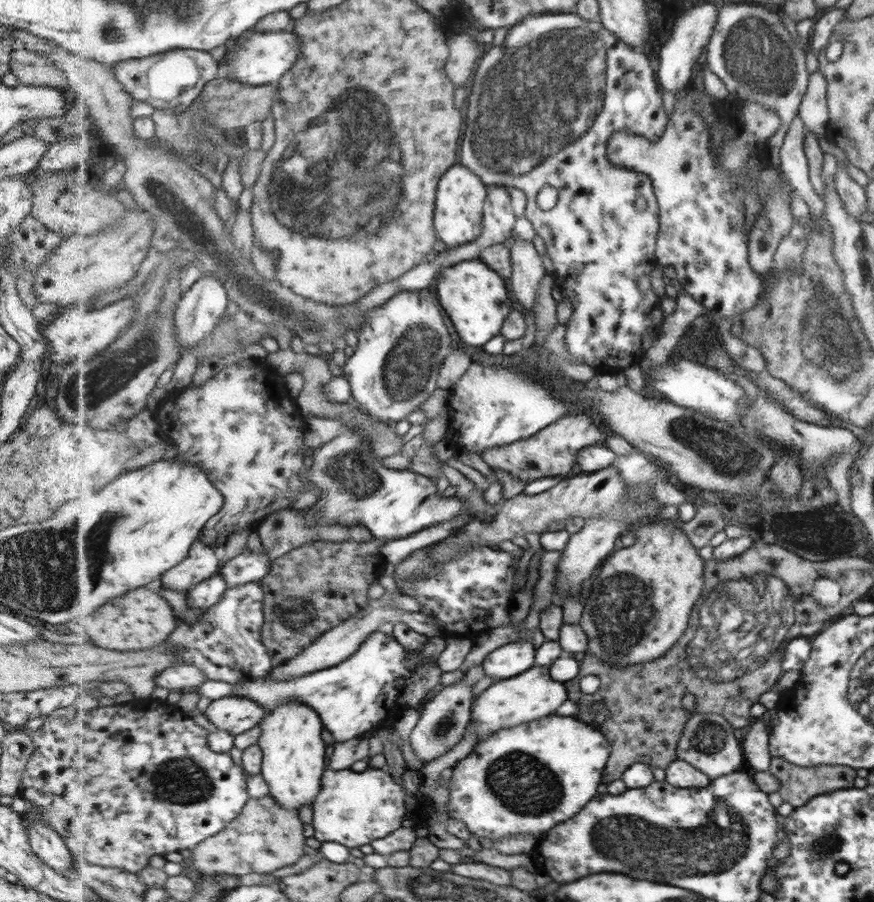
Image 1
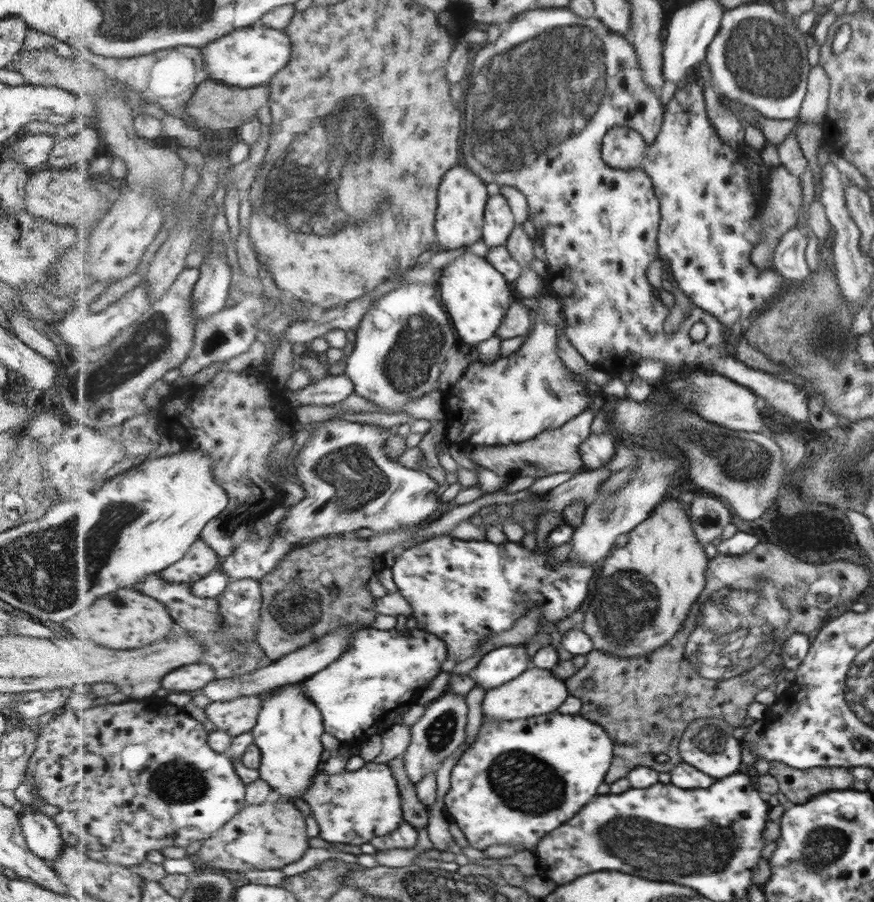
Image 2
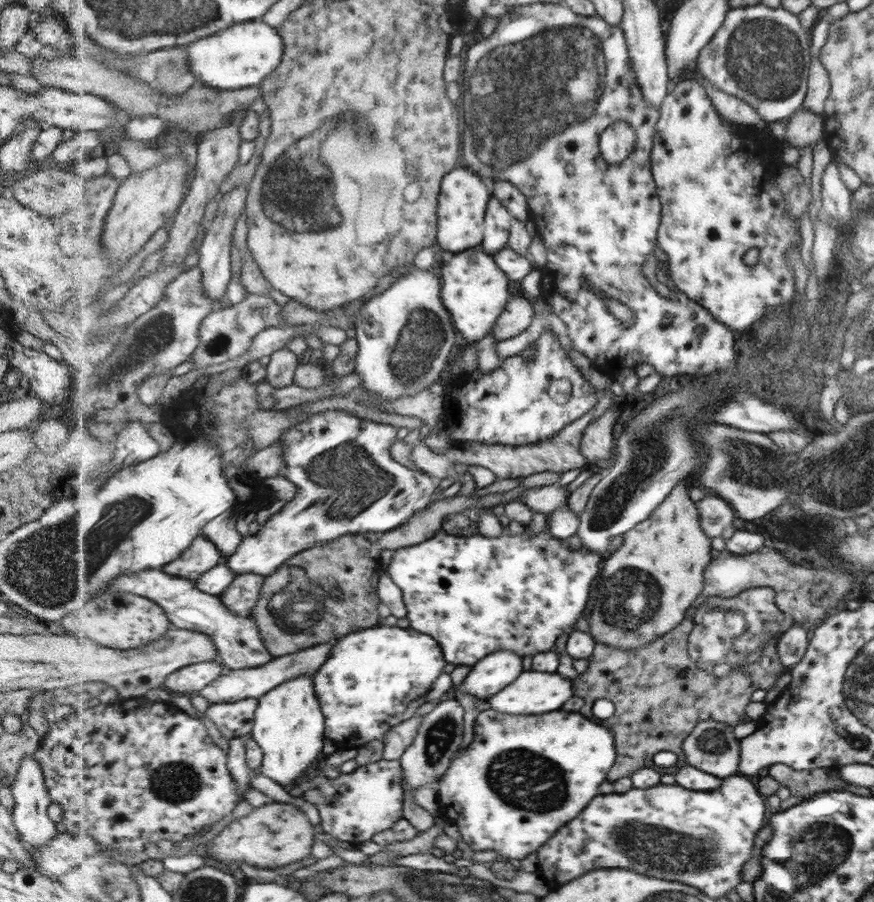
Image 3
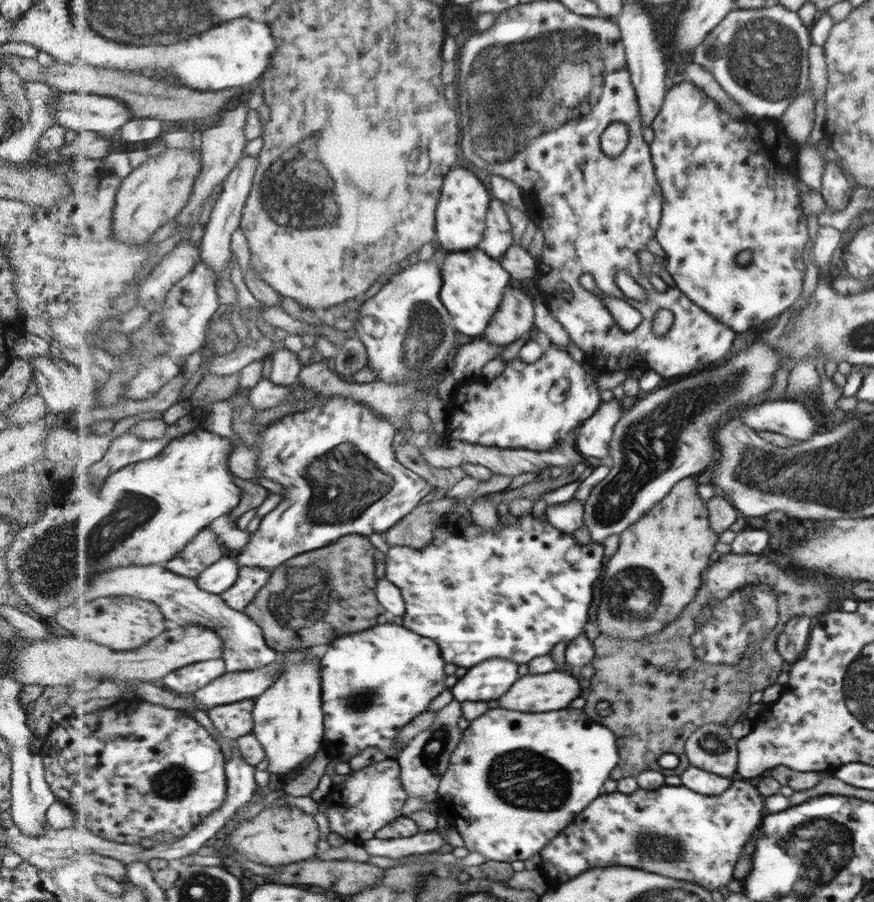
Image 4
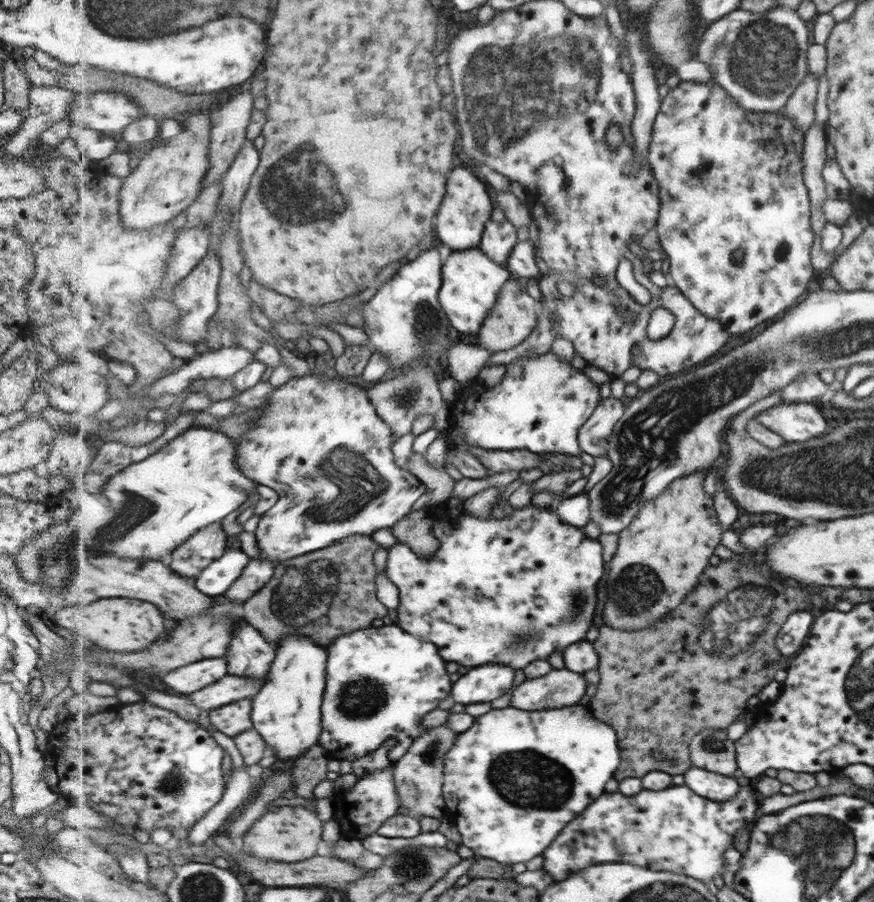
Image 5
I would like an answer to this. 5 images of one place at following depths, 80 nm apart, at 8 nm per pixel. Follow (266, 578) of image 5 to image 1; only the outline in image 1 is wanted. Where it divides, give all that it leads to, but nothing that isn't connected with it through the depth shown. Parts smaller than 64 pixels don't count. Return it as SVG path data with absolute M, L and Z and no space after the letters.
M251 581L248 585L228 588L218 604L206 611L202 622L183 624L169 640L171 644L181 646L179 662L183 660L202 668L208 680L233 684L259 680L271 673L275 664L262 640L265 601L266 592L260 583Z

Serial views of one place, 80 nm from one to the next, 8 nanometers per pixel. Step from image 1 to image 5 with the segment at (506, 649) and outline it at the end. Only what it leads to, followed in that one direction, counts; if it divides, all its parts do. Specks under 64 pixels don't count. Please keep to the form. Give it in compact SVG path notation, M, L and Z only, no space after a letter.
M501 664L473 668L453 686L453 698L461 704L493 702L507 694L515 684L515 670Z

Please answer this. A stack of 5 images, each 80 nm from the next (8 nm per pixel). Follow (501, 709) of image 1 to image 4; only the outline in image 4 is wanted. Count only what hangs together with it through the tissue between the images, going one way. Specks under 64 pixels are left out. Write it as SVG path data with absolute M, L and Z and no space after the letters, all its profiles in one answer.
M551 672L521 678L503 698L501 708L525 712L551 712L567 708L583 696L583 685L573 674Z

